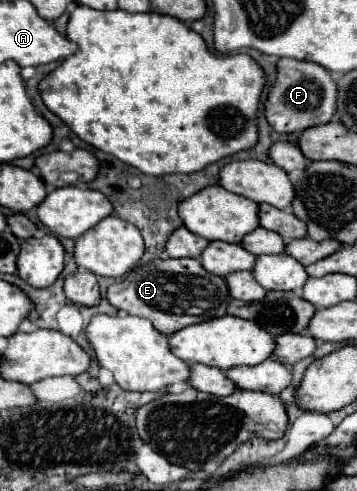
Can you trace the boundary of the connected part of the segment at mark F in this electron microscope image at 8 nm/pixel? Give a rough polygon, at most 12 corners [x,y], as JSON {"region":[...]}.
{"region":[[279,59],[263,113],[283,135],[329,123],[337,85],[307,61]]}

